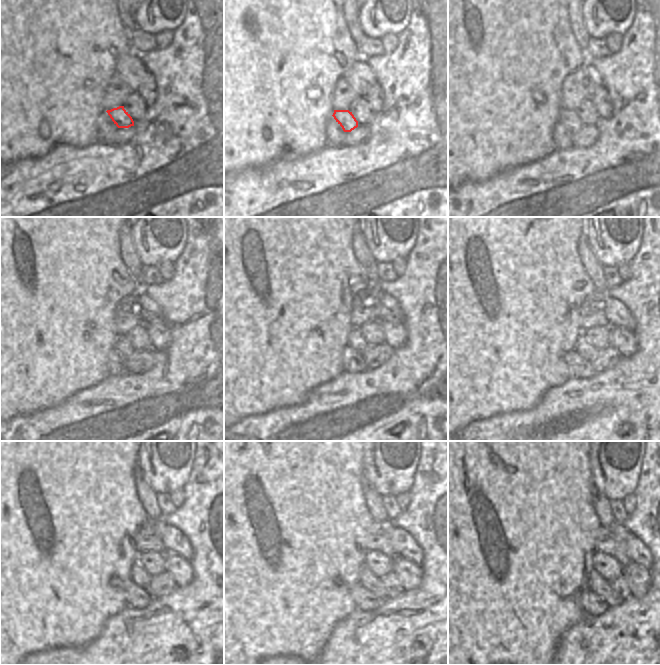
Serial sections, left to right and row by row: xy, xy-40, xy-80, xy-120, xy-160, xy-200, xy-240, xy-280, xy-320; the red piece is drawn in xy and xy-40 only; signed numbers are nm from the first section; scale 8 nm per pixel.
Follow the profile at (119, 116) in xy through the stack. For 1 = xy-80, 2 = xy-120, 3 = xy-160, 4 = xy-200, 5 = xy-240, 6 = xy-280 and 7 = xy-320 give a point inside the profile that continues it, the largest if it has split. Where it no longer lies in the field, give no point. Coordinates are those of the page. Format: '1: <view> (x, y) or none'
1: xy-80 (570, 119)
2: xy-120 (123, 346)
3: xy-160 (353, 362)
4: xy-200 (579, 367)
5: xy-240 (136, 597)
6: xy-280 (366, 601)
7: xy-320 (593, 605)

